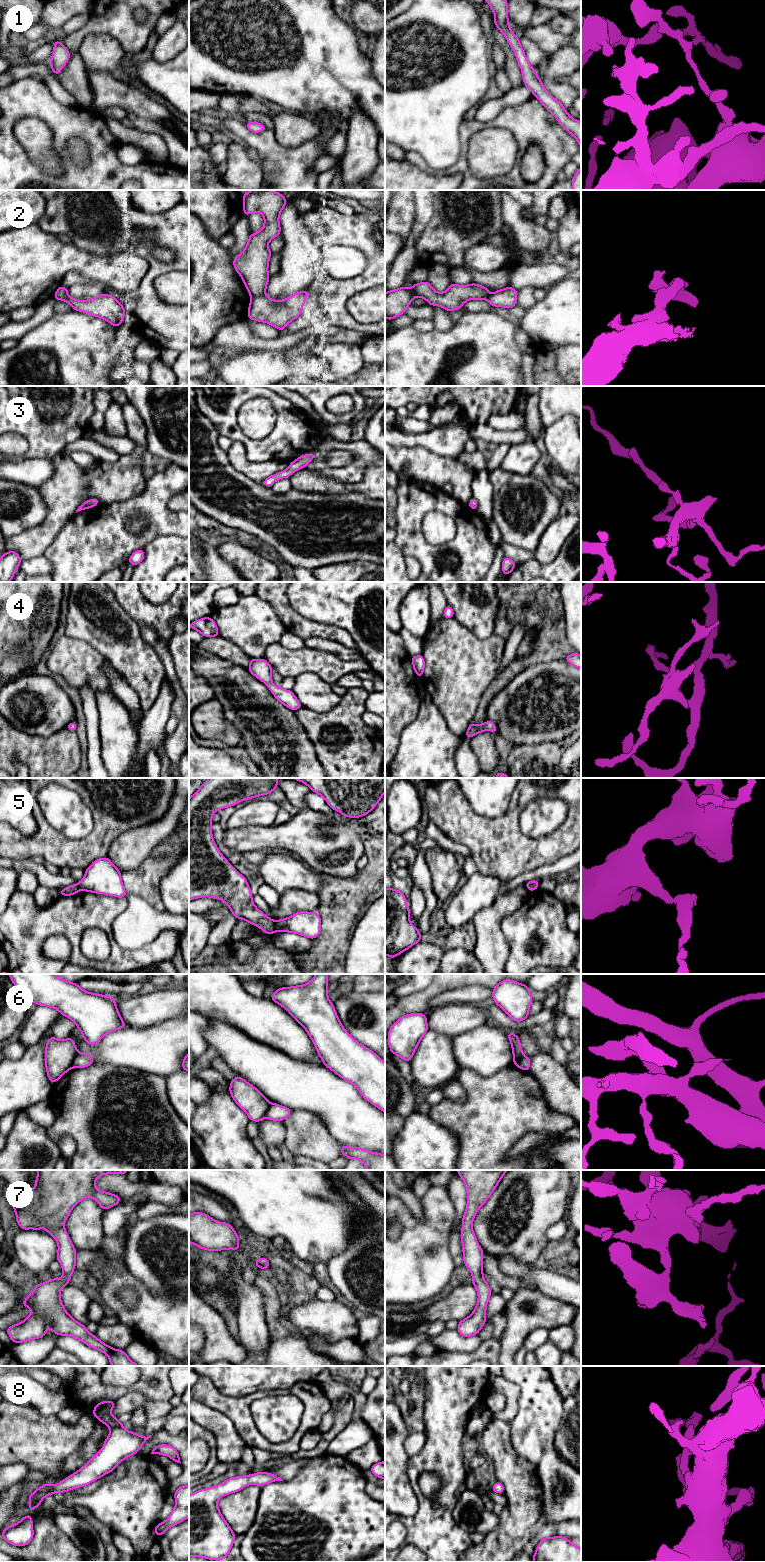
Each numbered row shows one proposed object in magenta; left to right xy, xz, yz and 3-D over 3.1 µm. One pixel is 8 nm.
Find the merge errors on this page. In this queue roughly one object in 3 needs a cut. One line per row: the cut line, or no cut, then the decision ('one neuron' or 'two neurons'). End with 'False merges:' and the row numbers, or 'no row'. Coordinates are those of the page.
1: cut none; one neuron
2: cut none; one neuron
3: cut none; one neuron
4: cut none; one neuron
5: cut xz (275, 921), (277, 930); two neurons
6: cut xy (78, 1052), (71, 1067); two neurons
7: cut none; one neuron
8: cut none; one neuron
False merges: 5, 6

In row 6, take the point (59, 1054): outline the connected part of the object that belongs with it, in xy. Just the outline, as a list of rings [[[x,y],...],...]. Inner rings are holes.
[[[50,1037],[46,1042],[45,1066],[49,1081],[54,1084],[66,1072],[72,1068],[73,1061],[78,1053],[75,1041],[68,1037],[64,1040],[58,1040],[56,1037]]]

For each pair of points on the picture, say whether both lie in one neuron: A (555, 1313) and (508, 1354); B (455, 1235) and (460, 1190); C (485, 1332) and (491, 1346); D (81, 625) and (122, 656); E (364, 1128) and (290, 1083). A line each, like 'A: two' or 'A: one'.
A: one
B: one
C: two
D: one
E: one

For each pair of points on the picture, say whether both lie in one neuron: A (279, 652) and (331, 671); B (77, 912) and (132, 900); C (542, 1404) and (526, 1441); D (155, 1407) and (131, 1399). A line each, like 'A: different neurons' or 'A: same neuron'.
A: same neuron
B: different neurons
C: same neuron
D: same neuron

